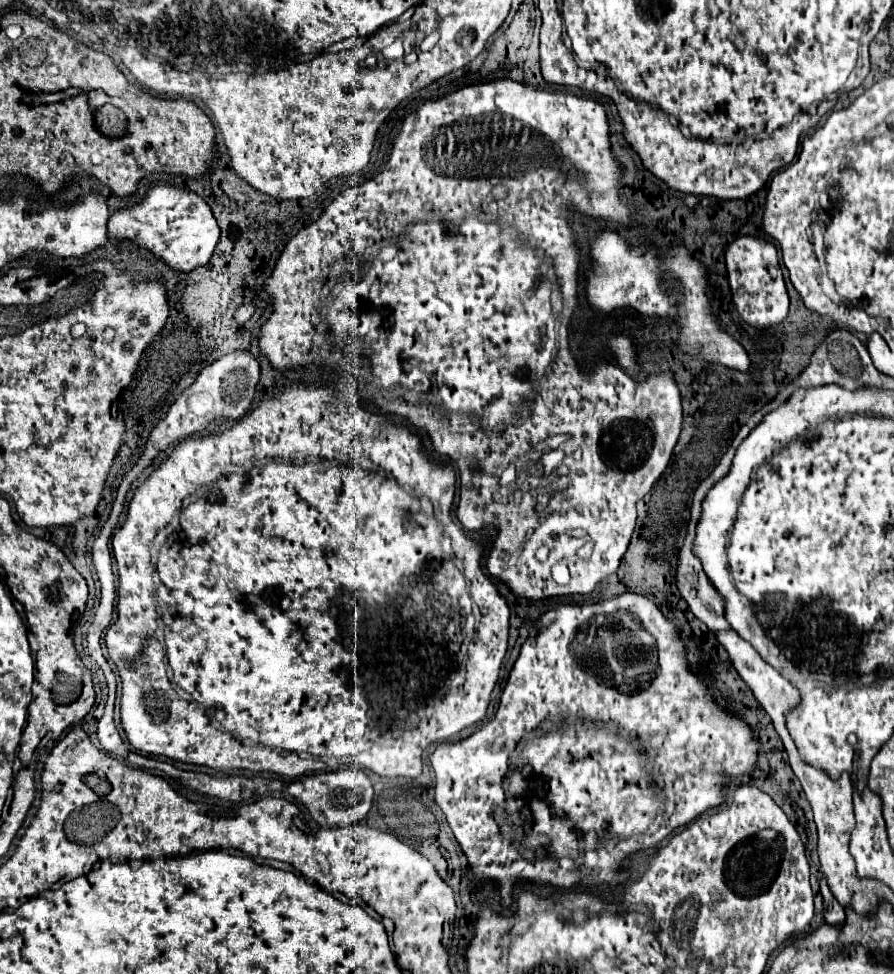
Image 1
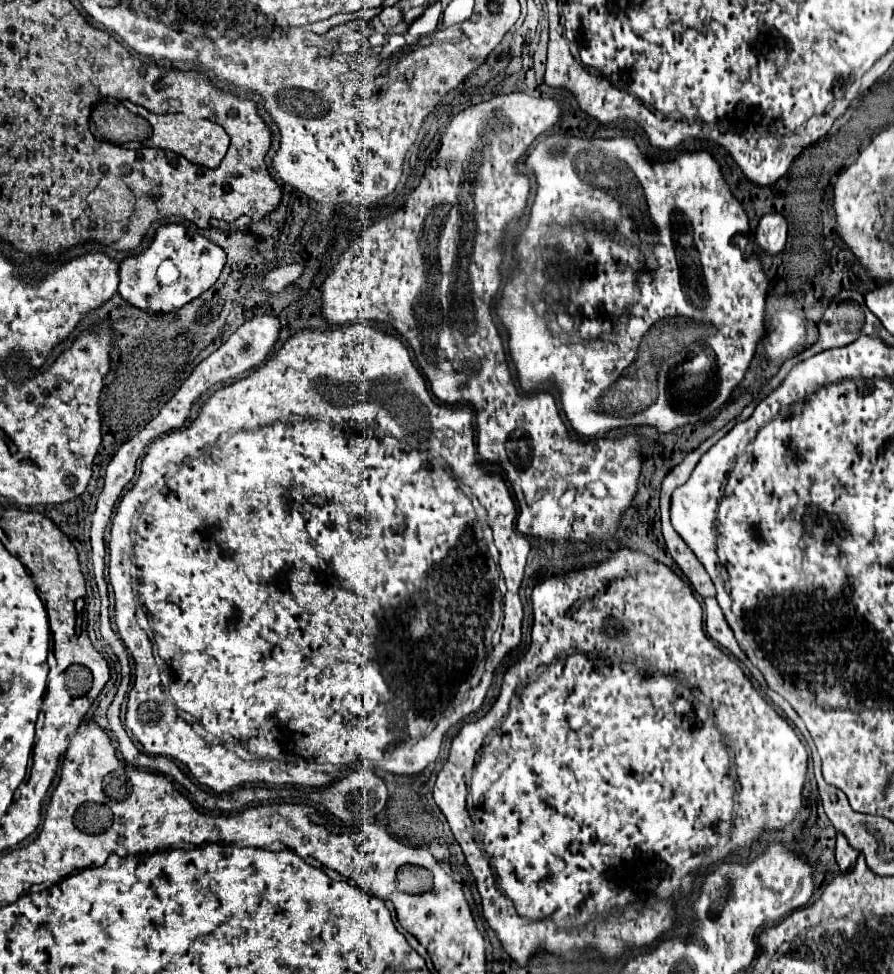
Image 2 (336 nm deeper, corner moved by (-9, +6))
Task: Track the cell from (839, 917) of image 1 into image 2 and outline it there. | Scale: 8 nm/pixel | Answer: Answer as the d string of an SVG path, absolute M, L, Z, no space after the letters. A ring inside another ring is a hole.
M838 834L836 840L836 862L840 866L840 872L850 872L856 864L858 852L854 848L850 848L850 844L846 842L846 838L842 834Z

